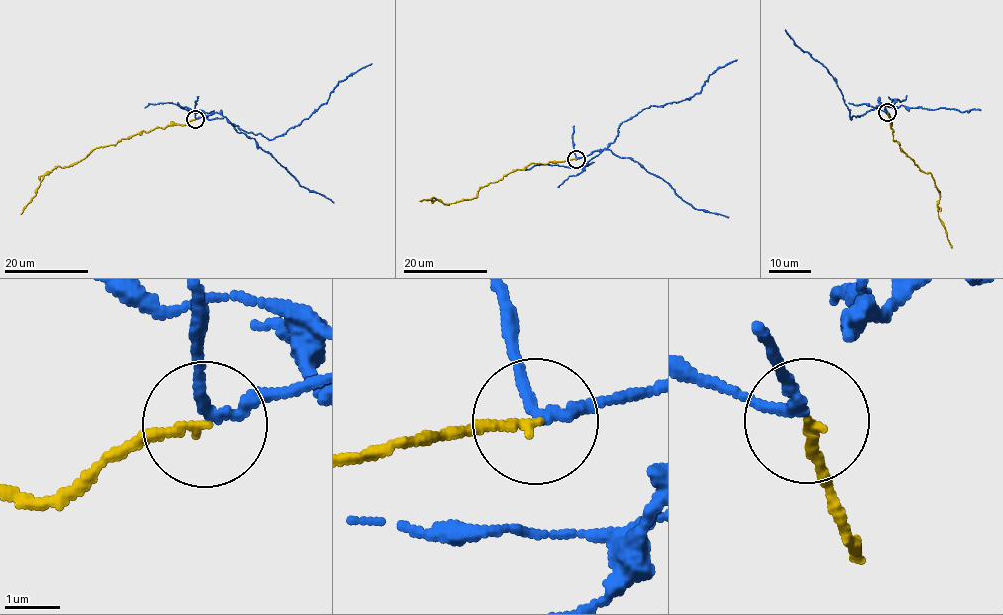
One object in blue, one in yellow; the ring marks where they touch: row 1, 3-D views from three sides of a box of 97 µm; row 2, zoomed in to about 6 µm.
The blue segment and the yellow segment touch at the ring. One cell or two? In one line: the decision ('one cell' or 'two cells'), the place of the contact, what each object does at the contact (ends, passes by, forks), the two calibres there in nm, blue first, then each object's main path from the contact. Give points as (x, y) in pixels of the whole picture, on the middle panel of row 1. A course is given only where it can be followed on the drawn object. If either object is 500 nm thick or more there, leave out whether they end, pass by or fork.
two cells; place (576, 159); blue passes by; yellow ends; calibres 170 and 150 nm; course blue (576, 159), (607, 147), (623, 121), (644, 109), (676, 103), (697, 94), (709, 76), (737, 60); course yellow (576, 158), (529, 163), (485, 185), (475, 197), (448, 204), (434, 196), (419, 201)

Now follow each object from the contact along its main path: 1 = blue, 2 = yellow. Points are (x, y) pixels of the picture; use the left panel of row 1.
1: (196, 118), (220, 112), (243, 130), (274, 139), (283, 136), (323, 105), (339, 81), (371, 63)
2: (196, 119), (138, 132), (114, 144), (98, 147), (68, 166), (56, 166), (44, 176), (36, 195), (21, 214)

